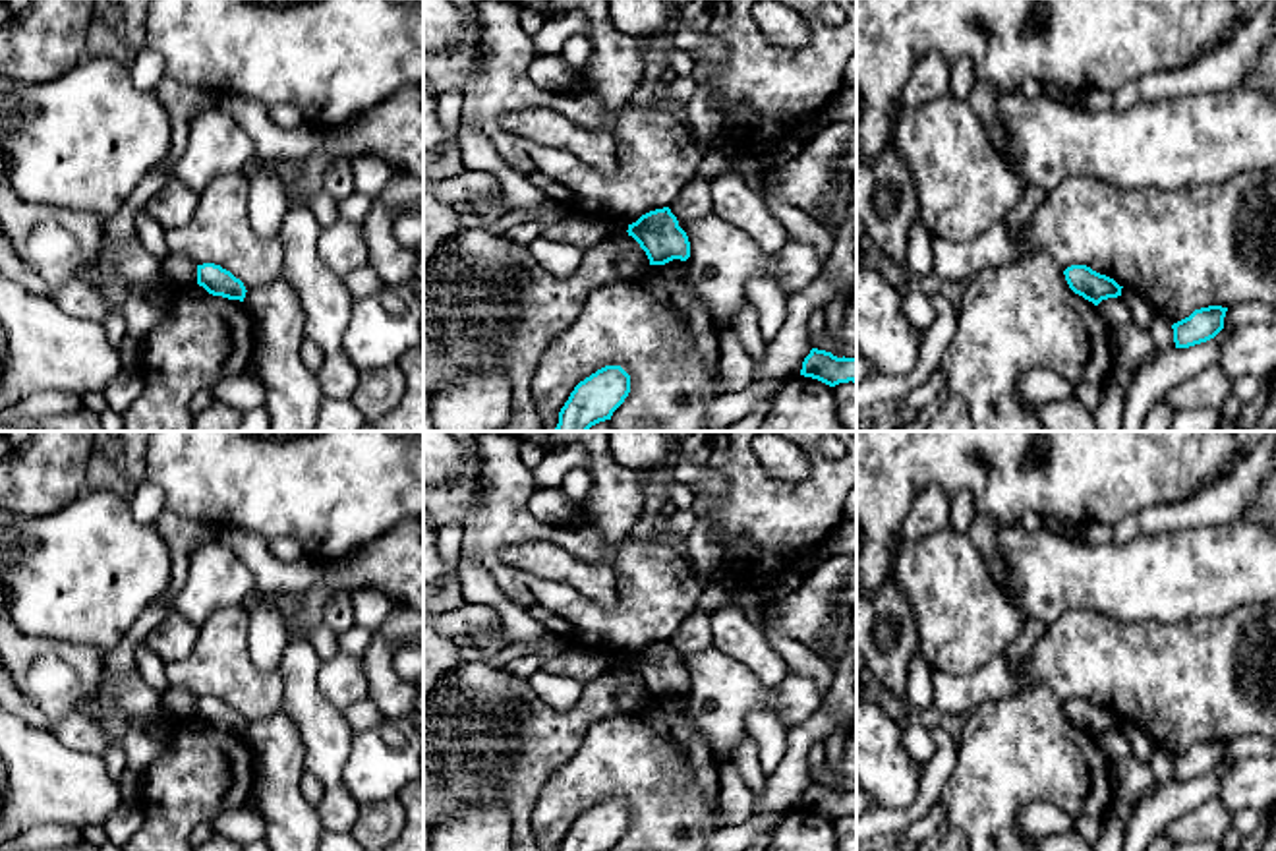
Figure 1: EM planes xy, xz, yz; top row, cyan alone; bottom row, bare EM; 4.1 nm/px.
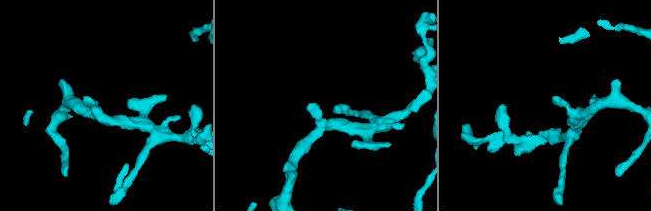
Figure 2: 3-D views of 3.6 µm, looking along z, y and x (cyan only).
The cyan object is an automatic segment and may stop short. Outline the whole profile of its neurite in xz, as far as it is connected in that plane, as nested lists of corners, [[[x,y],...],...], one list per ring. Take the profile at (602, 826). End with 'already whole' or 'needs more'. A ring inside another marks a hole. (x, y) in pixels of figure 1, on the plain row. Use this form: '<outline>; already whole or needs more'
[[[605,799],[580,814],[559,851],[611,851],[630,826],[630,808],[621,799]]]; already whole

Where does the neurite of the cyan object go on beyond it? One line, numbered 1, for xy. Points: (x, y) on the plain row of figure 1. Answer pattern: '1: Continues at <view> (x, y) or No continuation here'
1: No continuation here

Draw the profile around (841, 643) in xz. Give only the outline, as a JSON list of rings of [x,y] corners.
[[[839,627],[824,631],[822,636],[831,642],[831,650],[820,656],[824,656],[833,665],[841,661],[841,658],[853,648],[851,634],[843,632]]]

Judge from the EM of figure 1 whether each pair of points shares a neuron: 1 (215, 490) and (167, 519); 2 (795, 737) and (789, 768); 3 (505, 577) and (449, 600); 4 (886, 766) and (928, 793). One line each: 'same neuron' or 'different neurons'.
1: different neurons
2: same neuron
3: different neurons
4: different neurons

